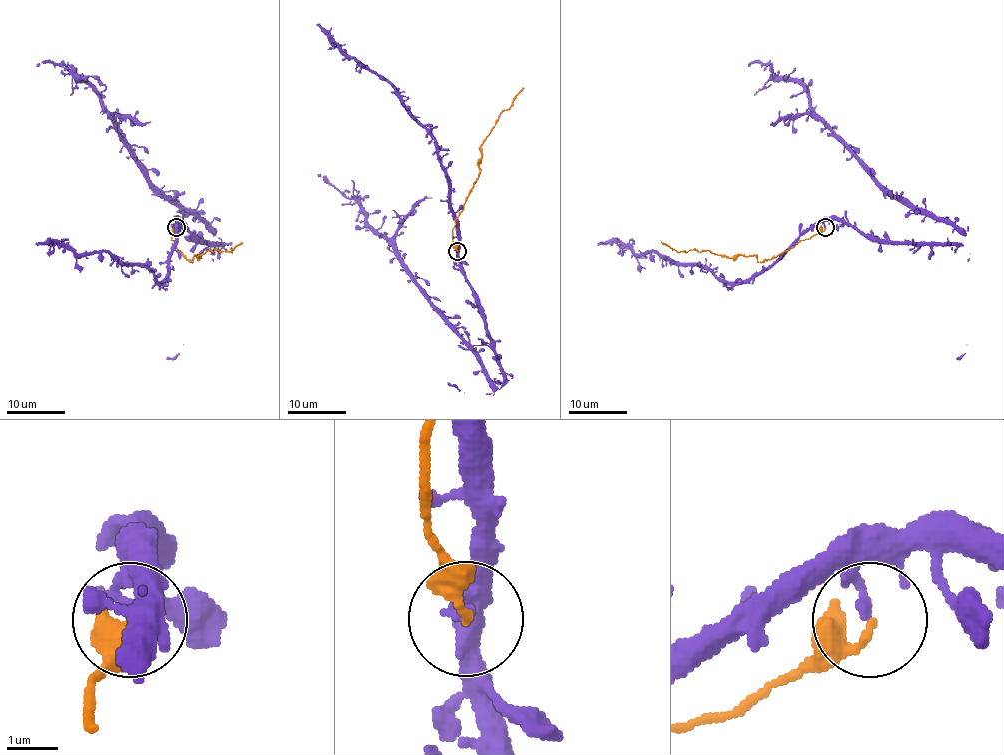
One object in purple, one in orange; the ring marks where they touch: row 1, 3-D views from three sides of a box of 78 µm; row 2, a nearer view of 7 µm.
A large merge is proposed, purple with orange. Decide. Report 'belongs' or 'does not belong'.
does not belong

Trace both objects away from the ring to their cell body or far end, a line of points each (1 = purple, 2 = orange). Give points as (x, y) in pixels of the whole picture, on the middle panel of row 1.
1: (457, 251), (500, 368), (492, 380), (367, 215), (318, 174)
2: (457, 251), (452, 228), (477, 180), (483, 140), (497, 117), (524, 87)

